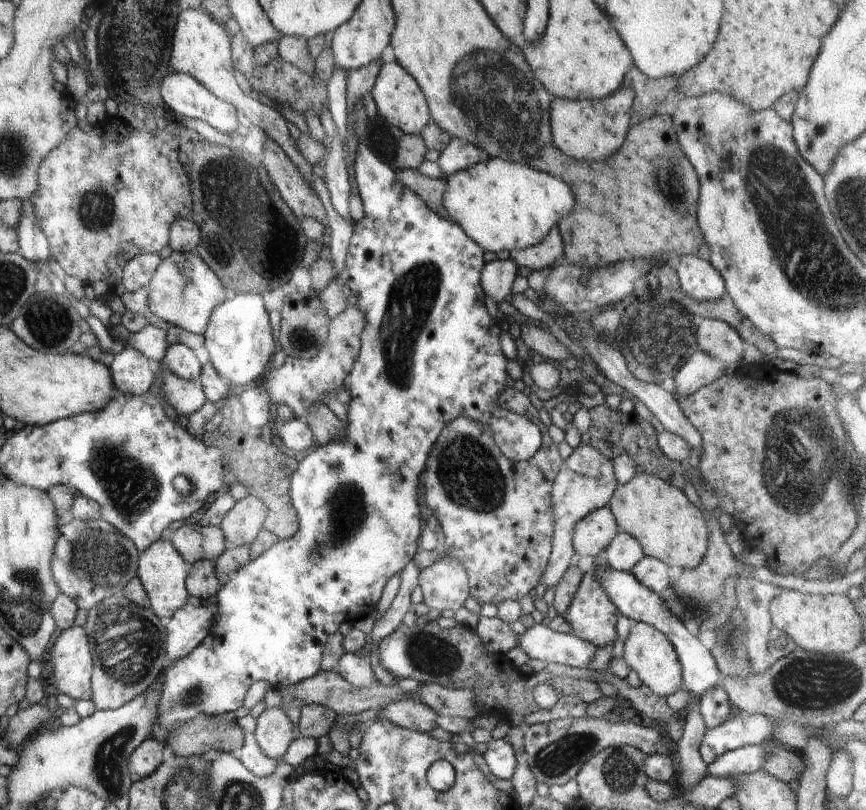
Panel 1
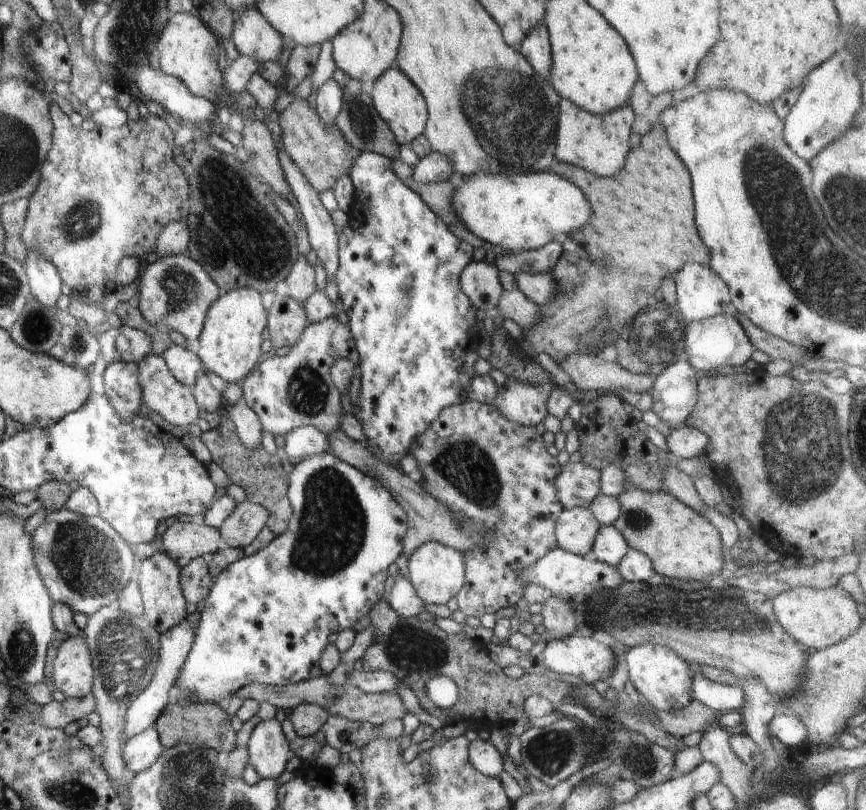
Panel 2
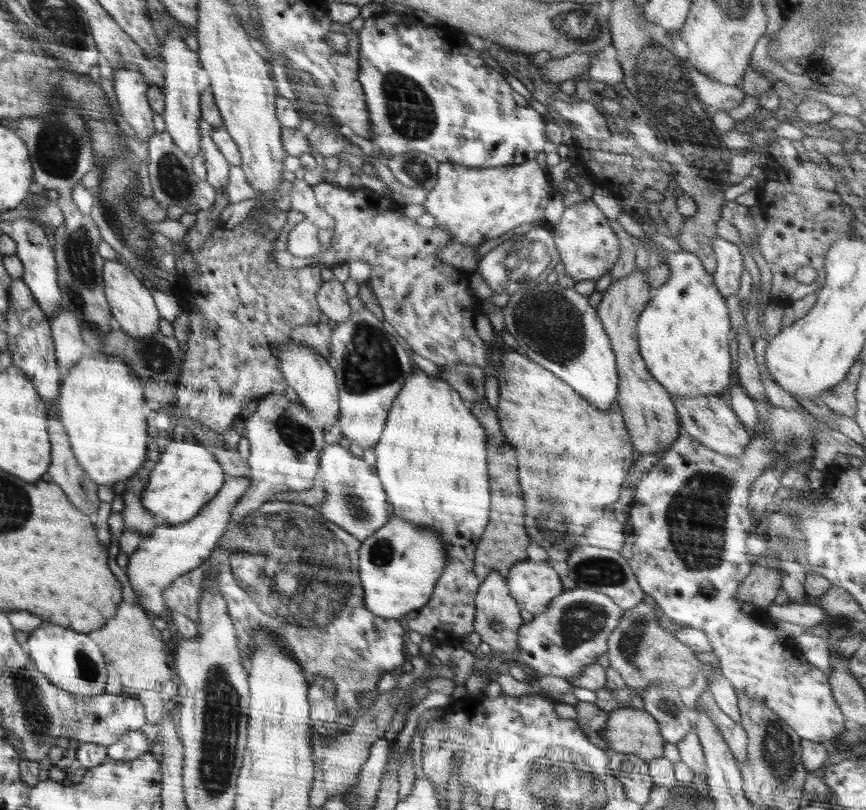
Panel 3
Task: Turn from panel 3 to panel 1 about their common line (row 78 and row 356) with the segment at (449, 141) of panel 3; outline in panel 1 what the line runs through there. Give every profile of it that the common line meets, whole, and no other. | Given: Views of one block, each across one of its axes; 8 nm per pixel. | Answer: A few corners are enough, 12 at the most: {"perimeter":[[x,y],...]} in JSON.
{"perimeter":[[364,144],[346,438],[221,584],[157,723],[322,670],[419,547],[446,424],[513,462],[485,262]]}

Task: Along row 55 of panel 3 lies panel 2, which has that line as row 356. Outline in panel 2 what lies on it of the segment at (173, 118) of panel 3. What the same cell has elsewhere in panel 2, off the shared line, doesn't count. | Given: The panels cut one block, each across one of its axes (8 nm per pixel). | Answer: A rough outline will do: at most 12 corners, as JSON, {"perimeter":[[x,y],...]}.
{"perimeter":[[173,344],[161,356],[177,382],[192,389],[197,354]]}

